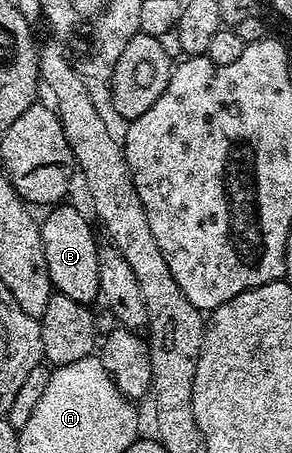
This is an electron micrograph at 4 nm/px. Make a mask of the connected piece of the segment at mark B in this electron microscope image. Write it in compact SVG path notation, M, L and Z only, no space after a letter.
M65 205L52 207L46 213L49 215L45 219L42 217L39 222L47 272L56 293L71 296L71 300L93 304L98 301L99 292L99 242L93 239L93 230L88 220L75 207Z

